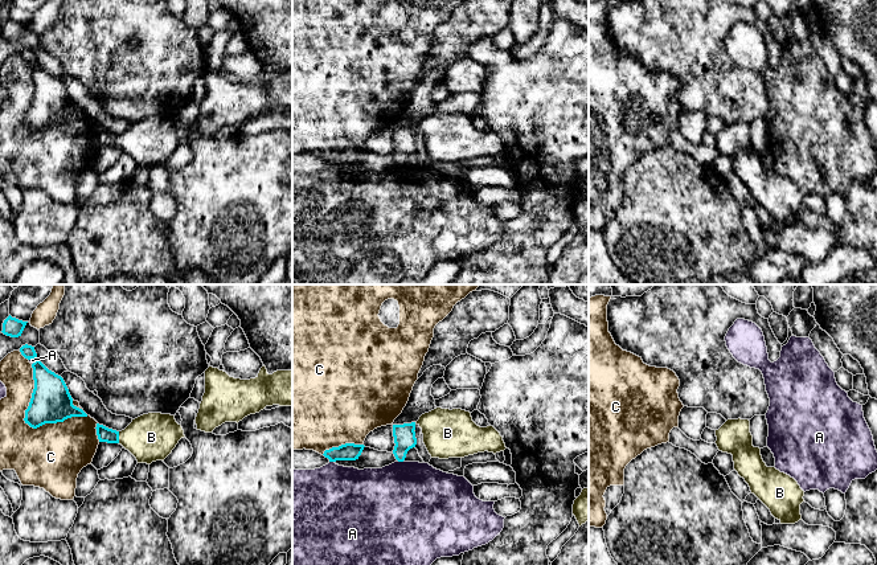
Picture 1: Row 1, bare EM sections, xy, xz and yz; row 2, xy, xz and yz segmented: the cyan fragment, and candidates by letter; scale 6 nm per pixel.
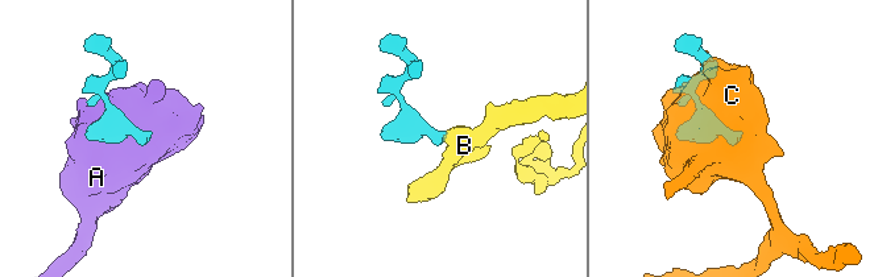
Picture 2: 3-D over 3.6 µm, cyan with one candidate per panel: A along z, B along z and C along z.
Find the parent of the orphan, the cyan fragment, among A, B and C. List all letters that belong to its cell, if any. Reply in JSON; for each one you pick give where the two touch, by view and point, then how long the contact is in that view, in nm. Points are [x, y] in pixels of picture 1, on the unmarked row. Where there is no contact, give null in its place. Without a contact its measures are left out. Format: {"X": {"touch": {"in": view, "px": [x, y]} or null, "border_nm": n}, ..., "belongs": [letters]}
{"B": {"touch": {"in": "xy", "px": [118, 140]}, "border_nm": 70}, "belongs": ["B"]}

